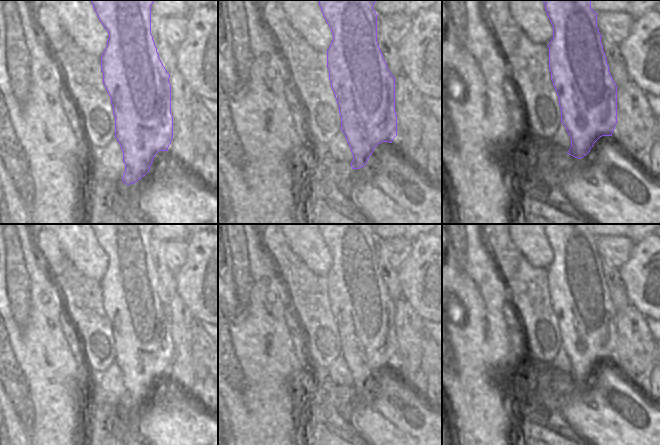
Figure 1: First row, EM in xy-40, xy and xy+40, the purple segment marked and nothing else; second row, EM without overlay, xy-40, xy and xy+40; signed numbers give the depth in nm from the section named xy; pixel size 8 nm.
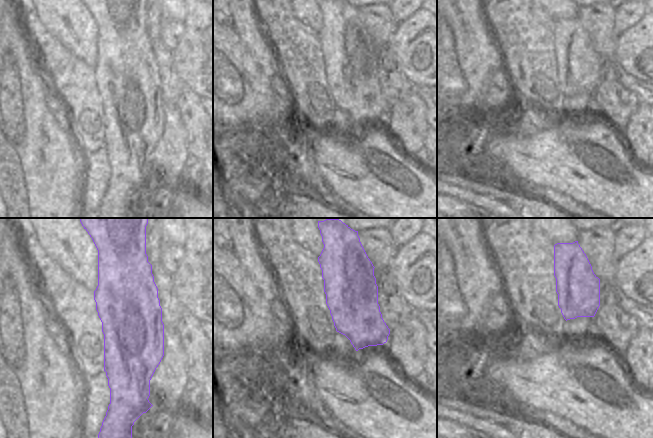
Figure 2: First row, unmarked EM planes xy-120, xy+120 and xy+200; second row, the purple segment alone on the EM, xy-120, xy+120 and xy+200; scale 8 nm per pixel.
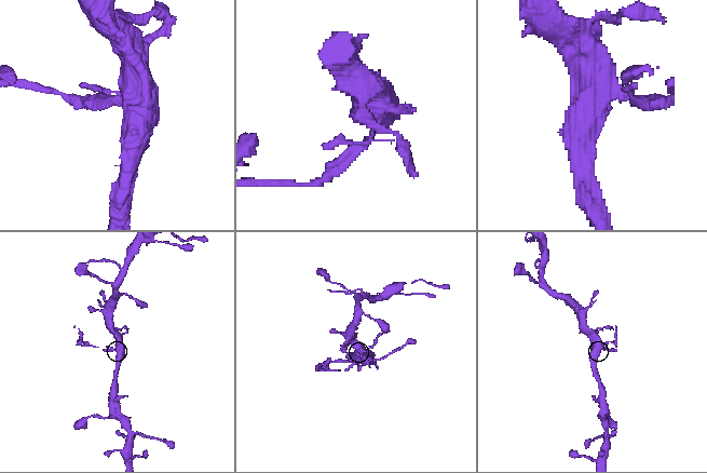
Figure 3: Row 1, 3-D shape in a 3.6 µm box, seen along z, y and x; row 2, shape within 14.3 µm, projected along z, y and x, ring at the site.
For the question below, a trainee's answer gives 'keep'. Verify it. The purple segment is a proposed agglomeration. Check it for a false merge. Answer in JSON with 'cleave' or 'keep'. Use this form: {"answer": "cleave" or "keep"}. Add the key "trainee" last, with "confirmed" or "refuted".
{"answer": "cleave", "trainee": "refuted"}

